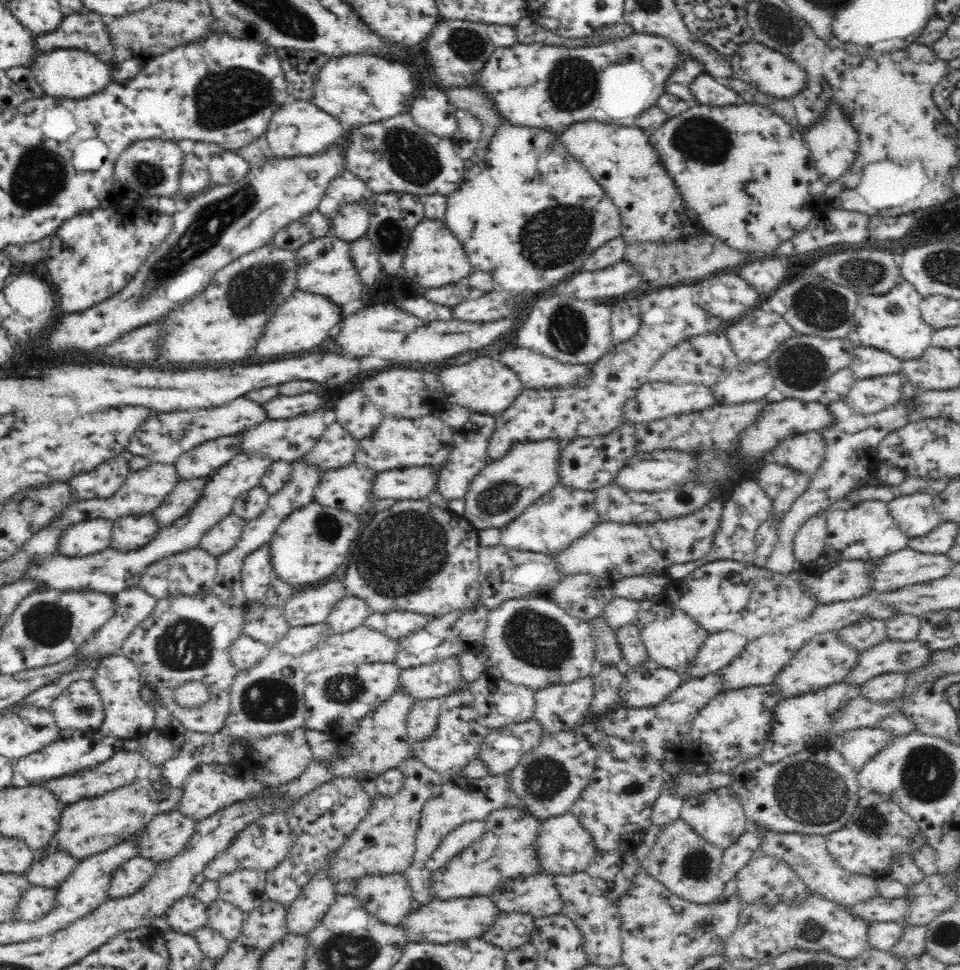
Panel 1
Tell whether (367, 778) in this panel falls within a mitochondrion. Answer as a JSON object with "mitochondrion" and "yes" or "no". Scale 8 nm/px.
{"mitochondrion":"no"}

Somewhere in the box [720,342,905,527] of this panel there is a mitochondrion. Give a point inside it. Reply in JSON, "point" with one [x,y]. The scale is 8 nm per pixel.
{"point":[803,368]}

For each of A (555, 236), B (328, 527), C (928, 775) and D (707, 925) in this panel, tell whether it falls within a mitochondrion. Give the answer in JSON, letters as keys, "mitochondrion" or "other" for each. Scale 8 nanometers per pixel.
{"A":"mitochondrion","B":"mitochondrion","C":"mitochondrion","D":"mitochondrion"}

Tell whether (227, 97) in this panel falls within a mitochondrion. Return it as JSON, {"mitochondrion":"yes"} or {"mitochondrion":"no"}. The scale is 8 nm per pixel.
{"mitochondrion":"yes"}

